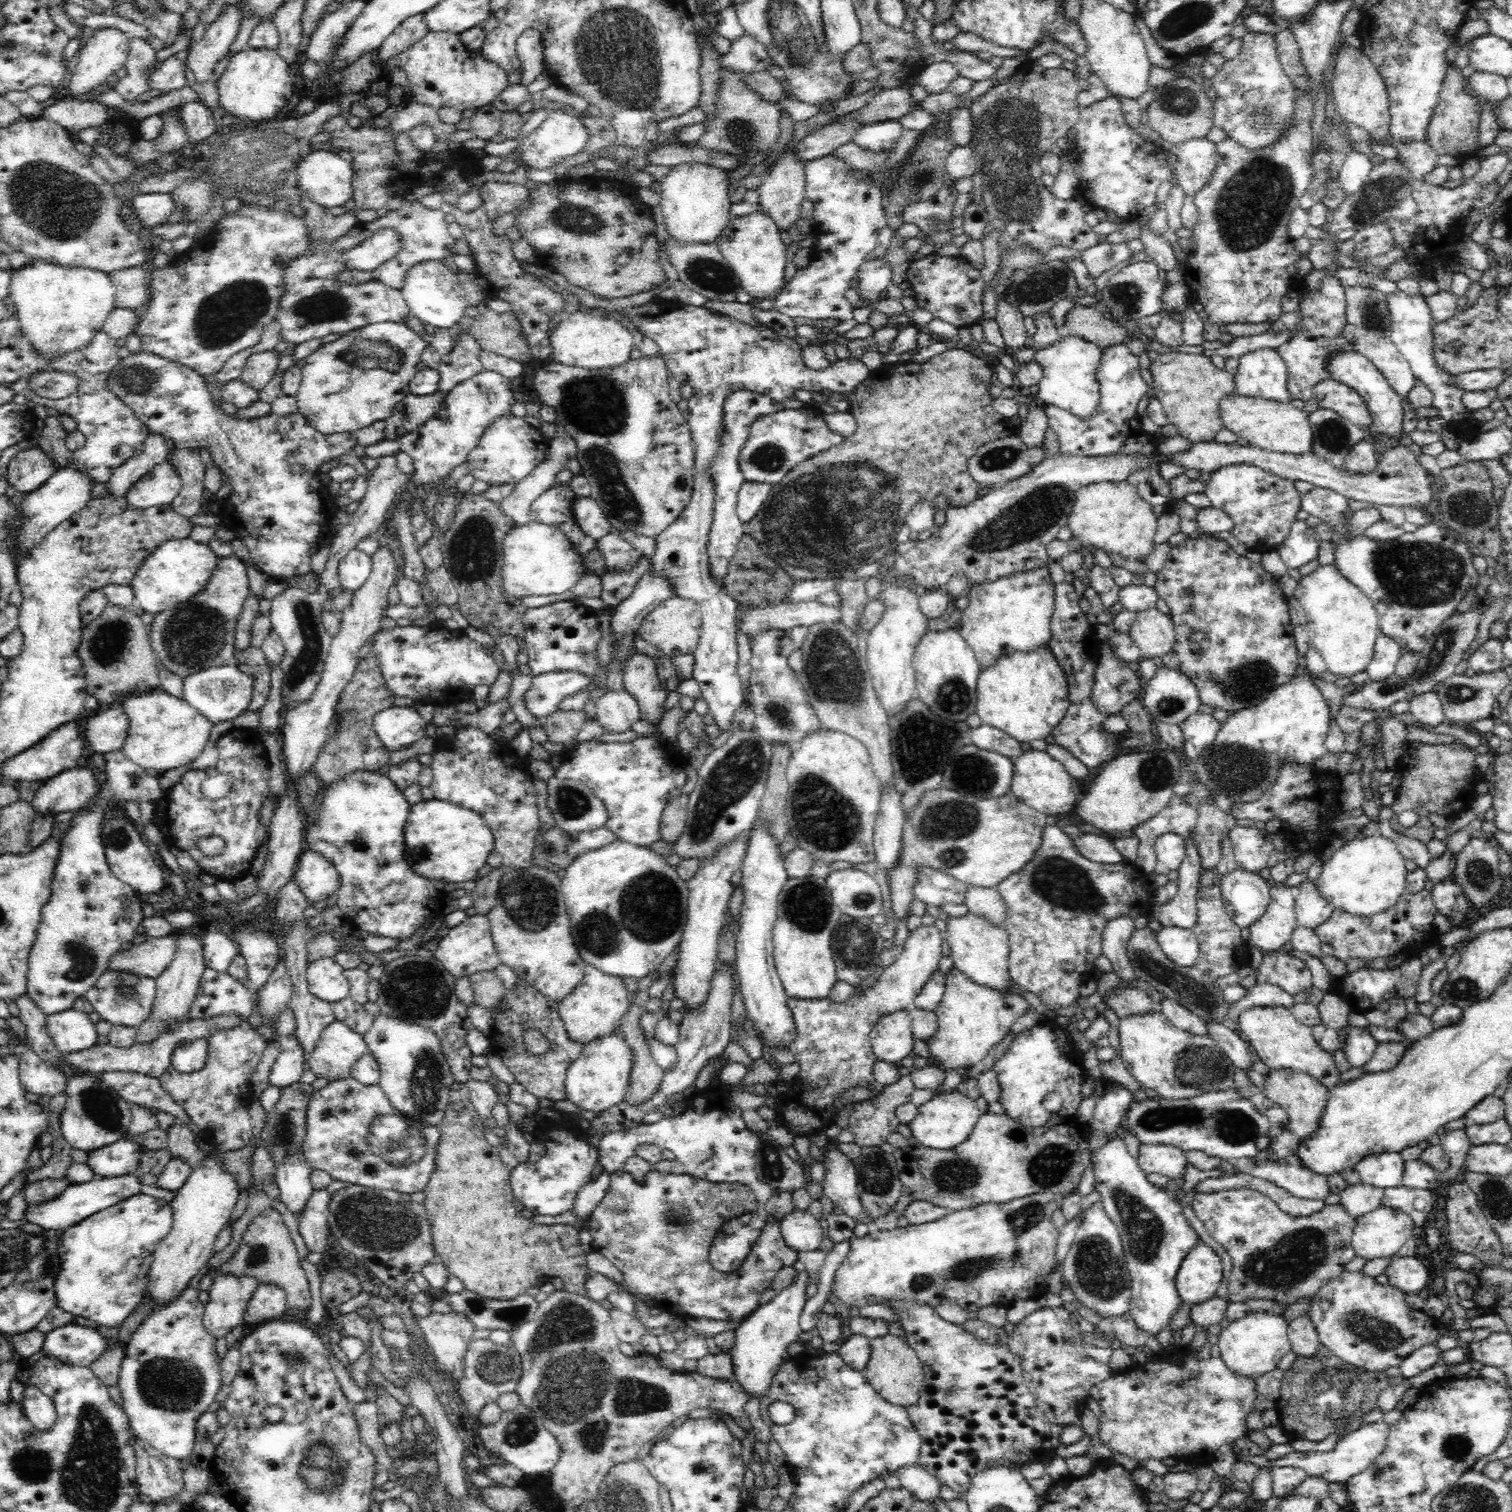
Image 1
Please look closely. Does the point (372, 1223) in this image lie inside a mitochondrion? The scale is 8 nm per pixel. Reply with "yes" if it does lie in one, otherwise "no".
yes

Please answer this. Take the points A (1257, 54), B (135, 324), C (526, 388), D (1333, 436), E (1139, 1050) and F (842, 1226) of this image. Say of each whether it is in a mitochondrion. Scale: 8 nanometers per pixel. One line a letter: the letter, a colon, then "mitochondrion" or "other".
A: other
B: other
C: other
D: mitochondrion
E: other
F: other

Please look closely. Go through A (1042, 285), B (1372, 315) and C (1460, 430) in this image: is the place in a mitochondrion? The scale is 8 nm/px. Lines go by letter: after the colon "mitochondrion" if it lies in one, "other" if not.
A: mitochondrion
B: mitochondrion
C: other

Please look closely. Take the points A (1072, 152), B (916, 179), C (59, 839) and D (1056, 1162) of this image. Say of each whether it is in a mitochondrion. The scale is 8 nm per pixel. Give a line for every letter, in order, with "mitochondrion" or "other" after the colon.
A: other
B: mitochondrion
C: other
D: mitochondrion

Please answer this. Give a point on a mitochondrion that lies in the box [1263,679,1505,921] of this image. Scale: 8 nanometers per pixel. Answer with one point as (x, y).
(1457, 693)

